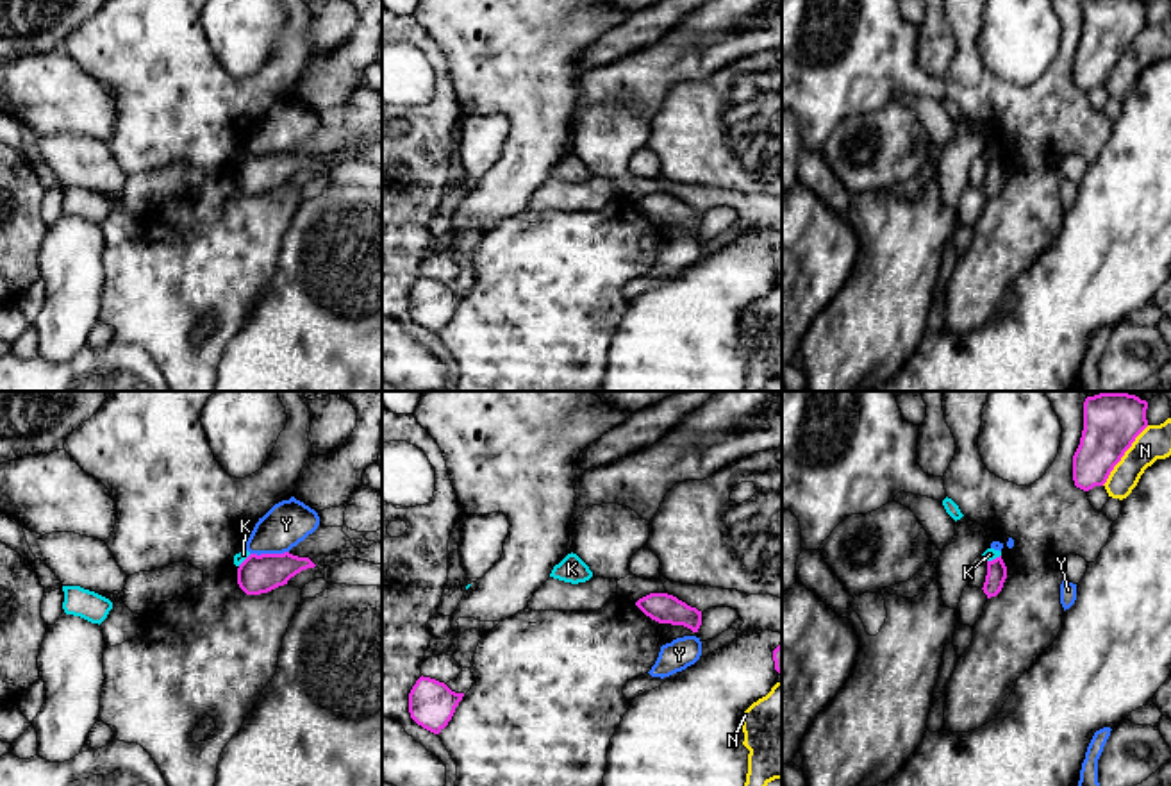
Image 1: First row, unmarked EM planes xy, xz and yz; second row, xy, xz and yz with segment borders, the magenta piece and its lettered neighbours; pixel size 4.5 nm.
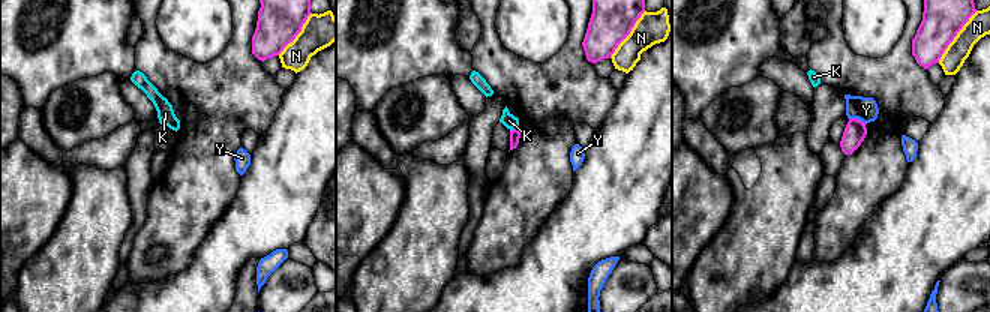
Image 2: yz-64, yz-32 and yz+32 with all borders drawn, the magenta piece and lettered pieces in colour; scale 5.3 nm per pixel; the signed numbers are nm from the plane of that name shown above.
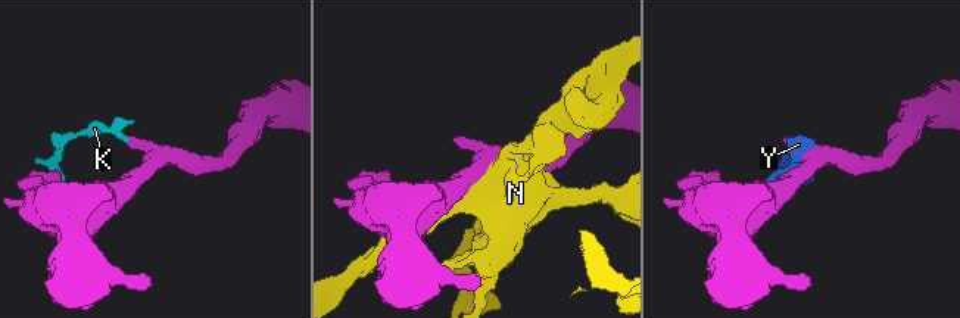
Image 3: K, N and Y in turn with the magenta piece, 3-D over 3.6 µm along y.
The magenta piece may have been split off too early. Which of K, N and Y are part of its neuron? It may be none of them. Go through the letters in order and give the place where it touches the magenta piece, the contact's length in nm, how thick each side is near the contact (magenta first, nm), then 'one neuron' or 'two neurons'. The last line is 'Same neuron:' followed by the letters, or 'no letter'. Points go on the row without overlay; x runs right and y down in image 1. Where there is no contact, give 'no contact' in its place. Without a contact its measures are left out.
K: meets magenta in yz at (993, 159); contact 70 nm long; 100 nm thick on the magenta side, 60 nm on the other; two neurons
N: meets magenta in yz at (1123, 54); contact 340 nm long; 240 nm thick on the magenta side, 150 nm on the other; two neurons
Y: meets magenta in xy at (268, 154); contact 180 nm long; 180 nm thick on the magenta side, 200 nm on the other; two neurons
Same neuron: no letter

